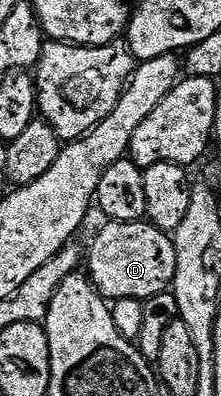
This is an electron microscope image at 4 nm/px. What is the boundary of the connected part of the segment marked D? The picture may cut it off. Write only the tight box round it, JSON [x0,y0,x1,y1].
[85,220,177,300]

